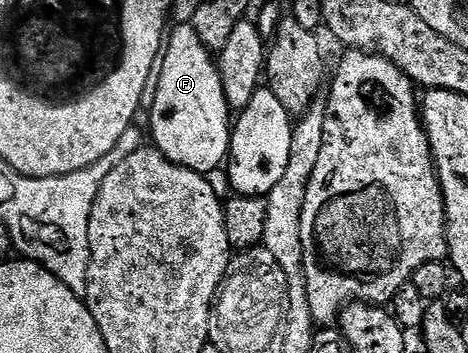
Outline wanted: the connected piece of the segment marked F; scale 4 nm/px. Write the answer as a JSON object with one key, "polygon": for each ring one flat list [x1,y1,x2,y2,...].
{"polygon":[[191,22,173,26,163,48,165,60,157,96,150,110,152,139,157,151,191,171,205,173,227,160,230,146,230,108,213,52,202,45]]}

